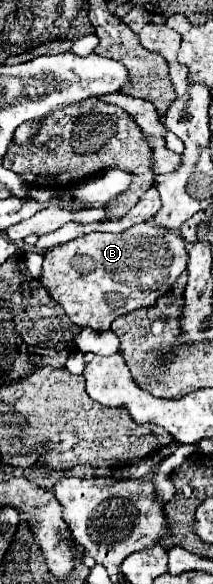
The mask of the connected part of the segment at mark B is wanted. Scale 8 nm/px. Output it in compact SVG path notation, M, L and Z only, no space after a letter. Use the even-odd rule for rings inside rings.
M139 223L123 233L89 233L65 245L53 247L43 255L43 269L39 283L49 291L49 295L65 309L67 317L79 327L91 327L95 331L107 331L113 319L127 315L135 309L157 305L157 299L171 291L177 277L187 269L189 253L181 251L185 243L179 231L169 231L153 223ZM149 267L163 267L167 271L167 281L149 281Z

